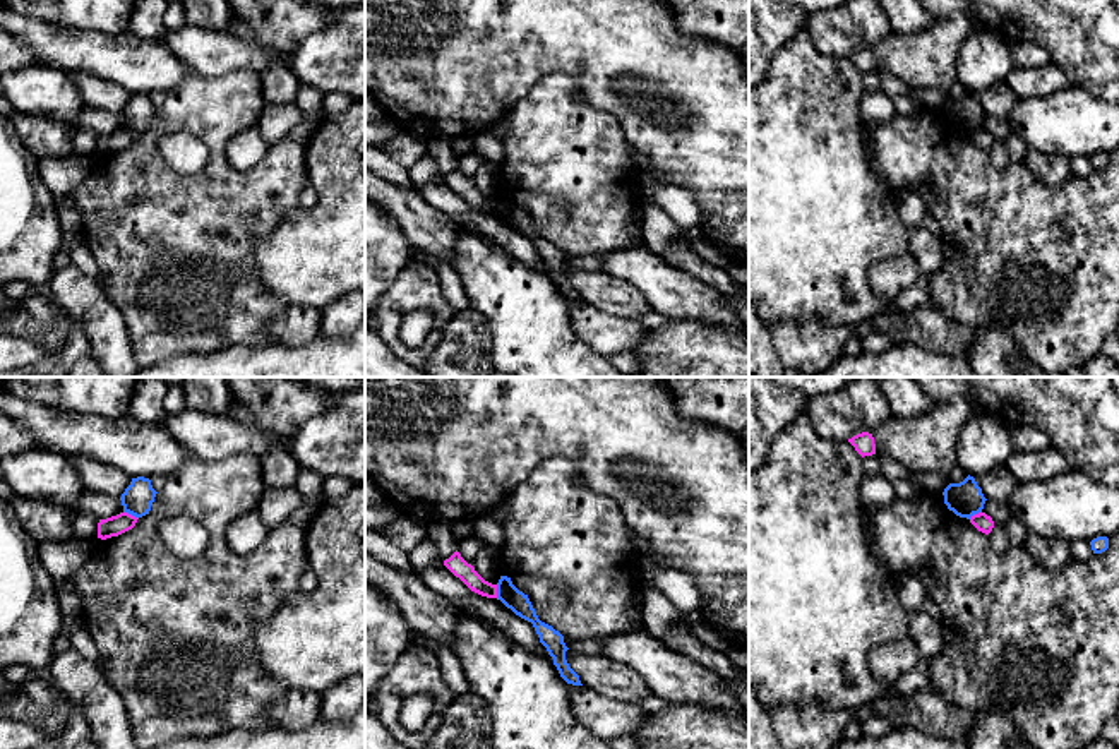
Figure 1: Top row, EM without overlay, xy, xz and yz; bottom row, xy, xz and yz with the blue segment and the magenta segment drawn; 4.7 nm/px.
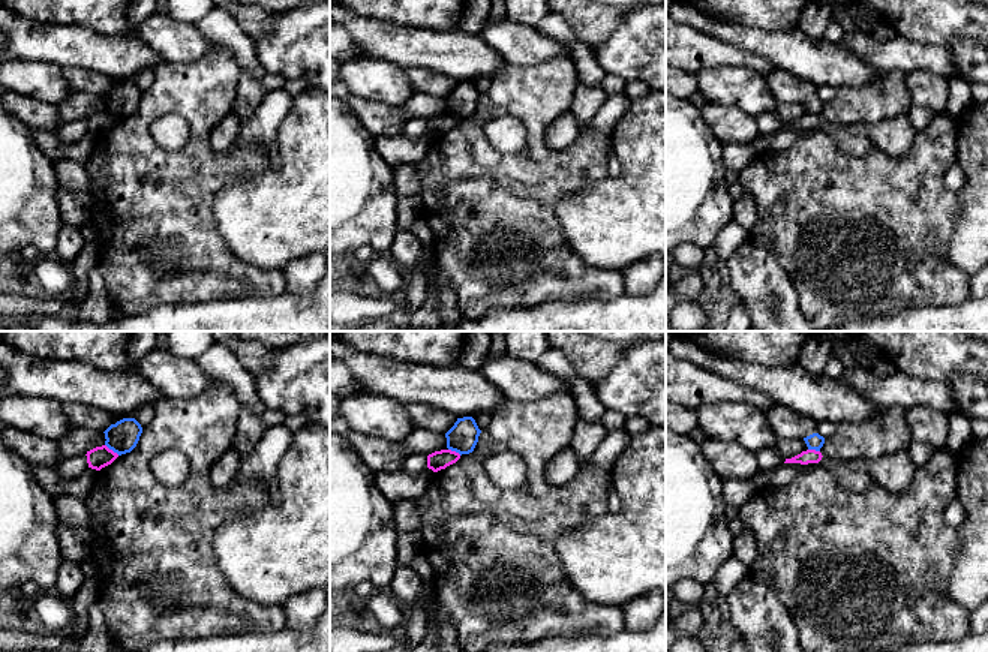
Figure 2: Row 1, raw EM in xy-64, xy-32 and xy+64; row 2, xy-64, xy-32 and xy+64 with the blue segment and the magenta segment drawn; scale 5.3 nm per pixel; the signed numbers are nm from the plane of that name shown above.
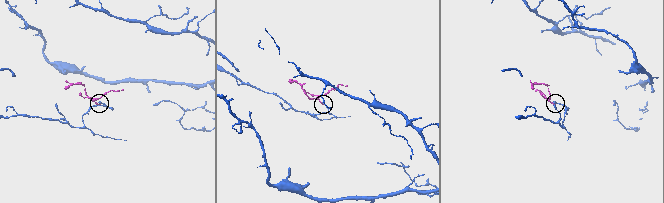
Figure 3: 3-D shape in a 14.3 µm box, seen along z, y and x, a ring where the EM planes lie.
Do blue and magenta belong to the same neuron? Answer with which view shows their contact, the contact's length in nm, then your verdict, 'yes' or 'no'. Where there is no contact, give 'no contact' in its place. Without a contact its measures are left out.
contact in xy; length 80 nm; no

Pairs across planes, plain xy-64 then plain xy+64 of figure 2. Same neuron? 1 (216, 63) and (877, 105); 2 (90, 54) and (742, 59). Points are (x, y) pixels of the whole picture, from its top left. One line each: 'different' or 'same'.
1: same
2: different

